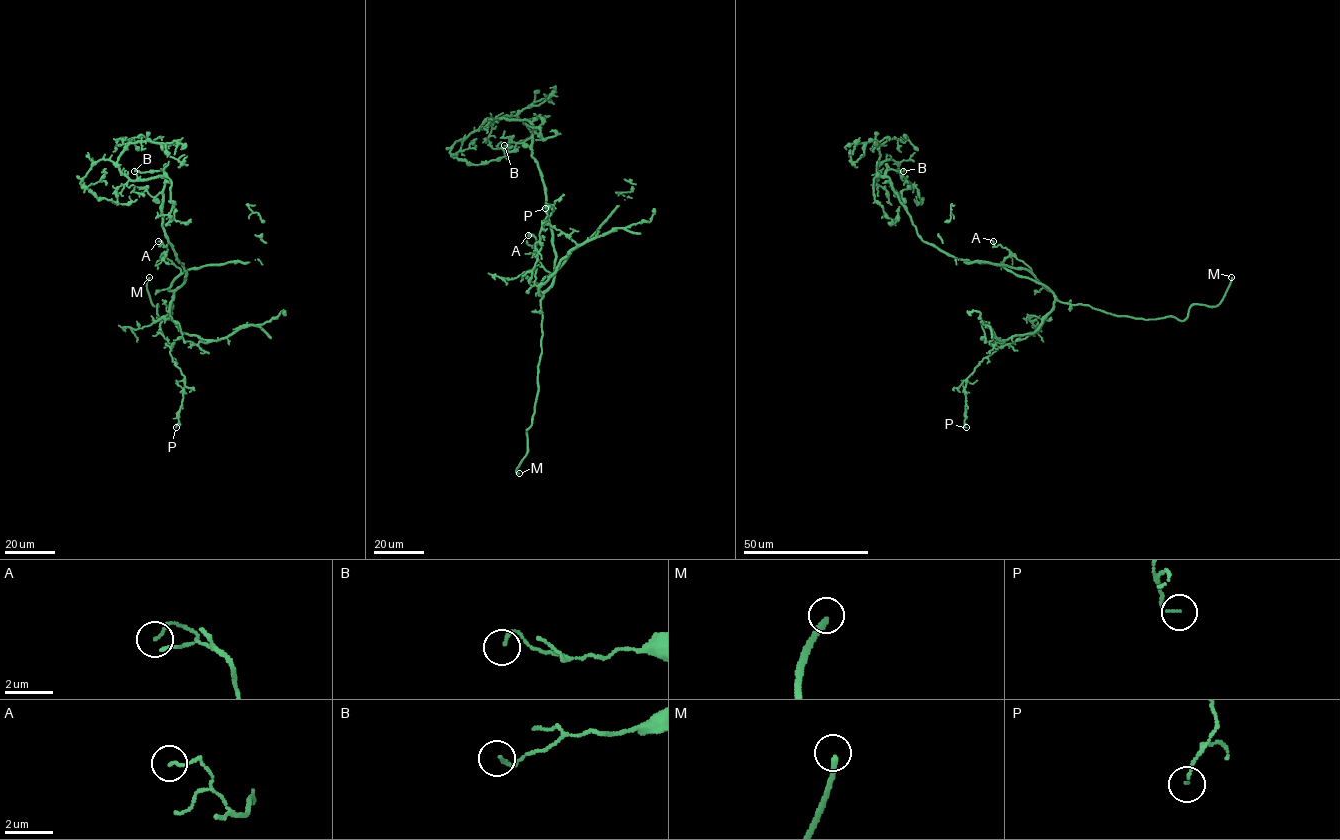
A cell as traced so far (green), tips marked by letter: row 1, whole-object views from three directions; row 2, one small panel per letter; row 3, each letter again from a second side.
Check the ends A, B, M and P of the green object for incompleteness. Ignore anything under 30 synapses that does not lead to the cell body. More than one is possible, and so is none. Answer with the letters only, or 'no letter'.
M

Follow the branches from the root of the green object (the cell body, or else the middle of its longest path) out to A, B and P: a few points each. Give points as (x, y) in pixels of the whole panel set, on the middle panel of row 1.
A: (548, 211), (555, 278), (541, 292), (541, 282), (550, 273), (535, 256), (536, 238), (528, 235)
B: (548, 211), (545, 186), (532, 156), (534, 127), (529, 137), (504, 145)
P: (548, 211), (555, 278), (542, 296), (529, 278), (541, 248), (541, 224), (553, 210), (553, 206), (545, 208)

